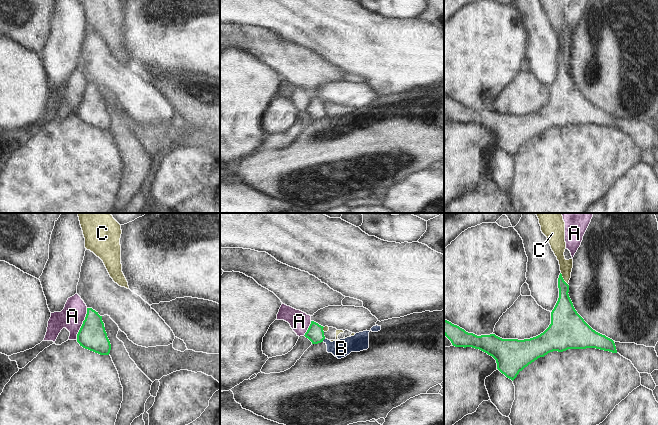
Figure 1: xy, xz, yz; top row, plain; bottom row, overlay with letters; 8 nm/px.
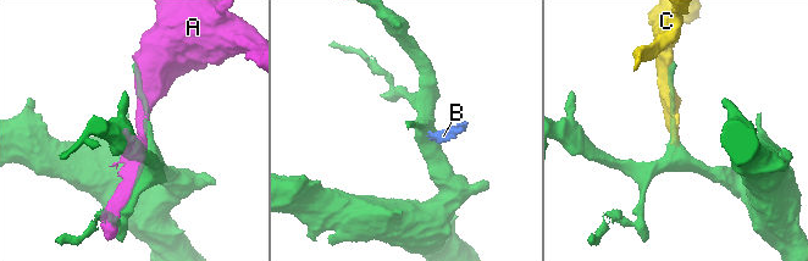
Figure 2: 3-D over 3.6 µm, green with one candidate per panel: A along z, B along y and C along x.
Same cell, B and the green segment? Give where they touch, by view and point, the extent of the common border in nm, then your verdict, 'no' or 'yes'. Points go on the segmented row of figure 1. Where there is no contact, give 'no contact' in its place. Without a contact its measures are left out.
meets green in xz at (323, 339); contact 40 nm long; no

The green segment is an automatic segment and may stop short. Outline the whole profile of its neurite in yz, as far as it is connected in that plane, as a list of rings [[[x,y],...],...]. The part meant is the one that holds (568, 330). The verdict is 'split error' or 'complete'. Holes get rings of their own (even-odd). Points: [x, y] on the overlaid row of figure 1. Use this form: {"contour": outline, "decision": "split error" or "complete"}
{"contour": [[[560,273],[559,298],[551,312],[551,324],[540,335],[524,340],[502,339],[495,334],[477,336],[444,320],[444,335],[455,347],[472,347],[492,356],[497,369],[512,381],[529,364],[550,352],[596,348],[617,353],[612,339],[593,330],[577,313],[569,297],[569,285]]], "decision": "complete"}

